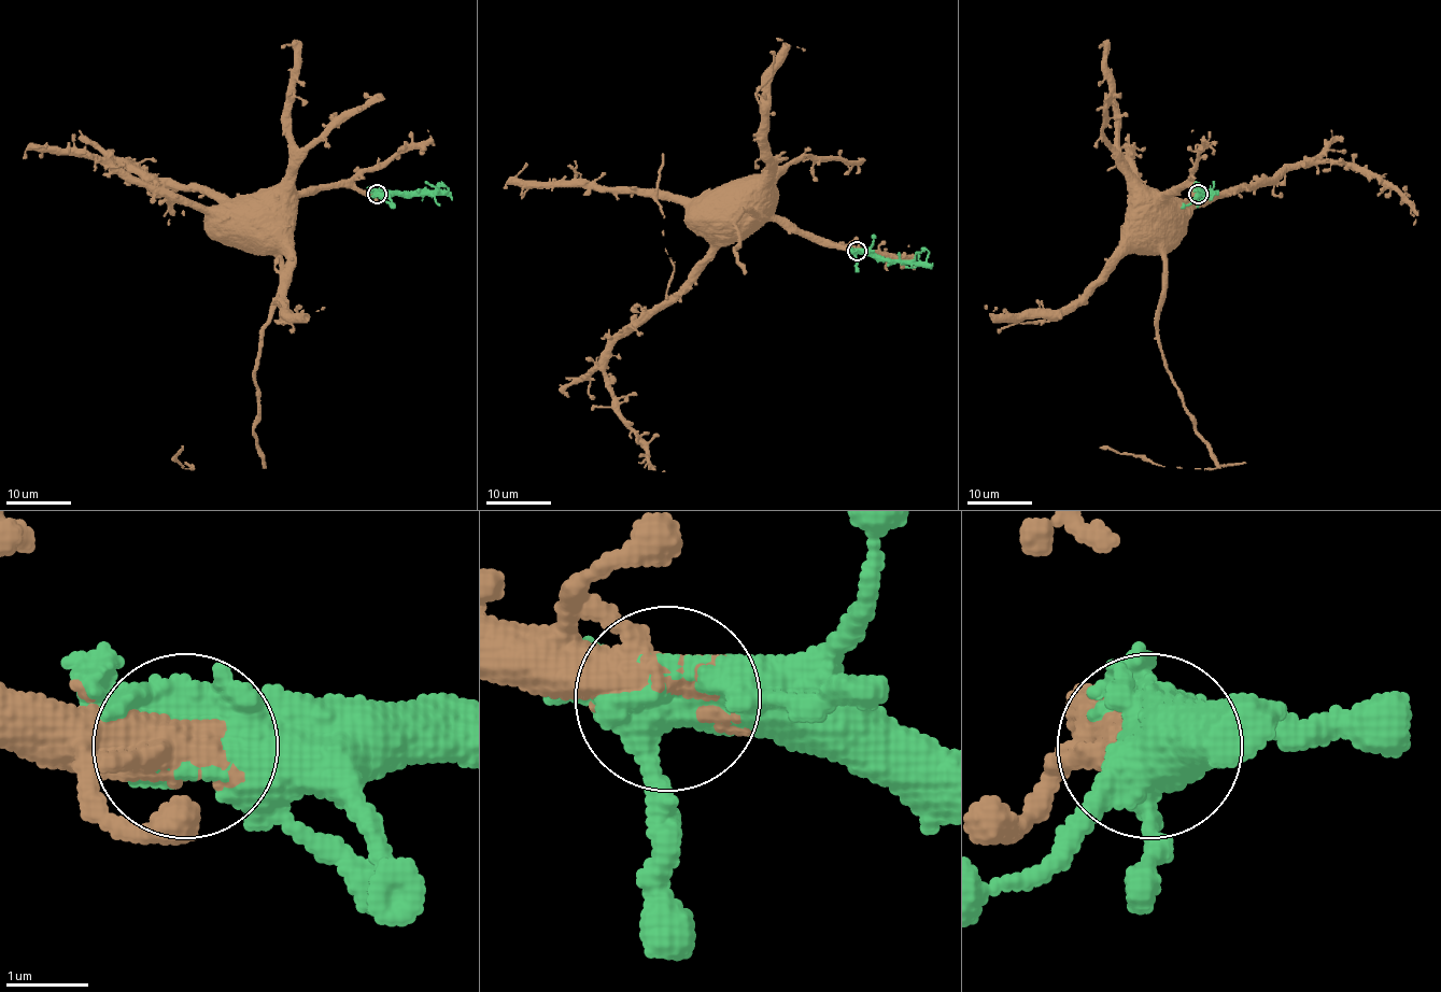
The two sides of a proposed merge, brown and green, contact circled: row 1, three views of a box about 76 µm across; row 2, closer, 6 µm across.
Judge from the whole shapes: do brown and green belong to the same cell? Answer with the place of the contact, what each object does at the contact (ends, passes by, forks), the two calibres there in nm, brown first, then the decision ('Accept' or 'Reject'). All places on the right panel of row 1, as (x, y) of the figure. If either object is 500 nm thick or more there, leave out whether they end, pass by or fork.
Place: (1198, 194). Thickness 700 nm (brown) against 480 nm. Accept

